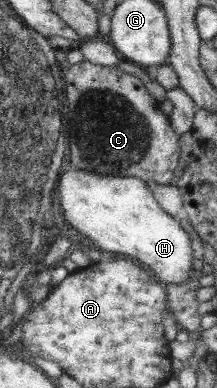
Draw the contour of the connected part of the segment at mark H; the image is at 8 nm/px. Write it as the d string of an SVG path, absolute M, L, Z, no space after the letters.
M65 170L60 174L58 185L60 208L65 222L82 237L87 238L98 249L126 255L150 271L161 284L185 282L191 270L190 236L179 226L178 218L168 216L158 206L143 179L126 176L106 176L90 173L90 170Z

